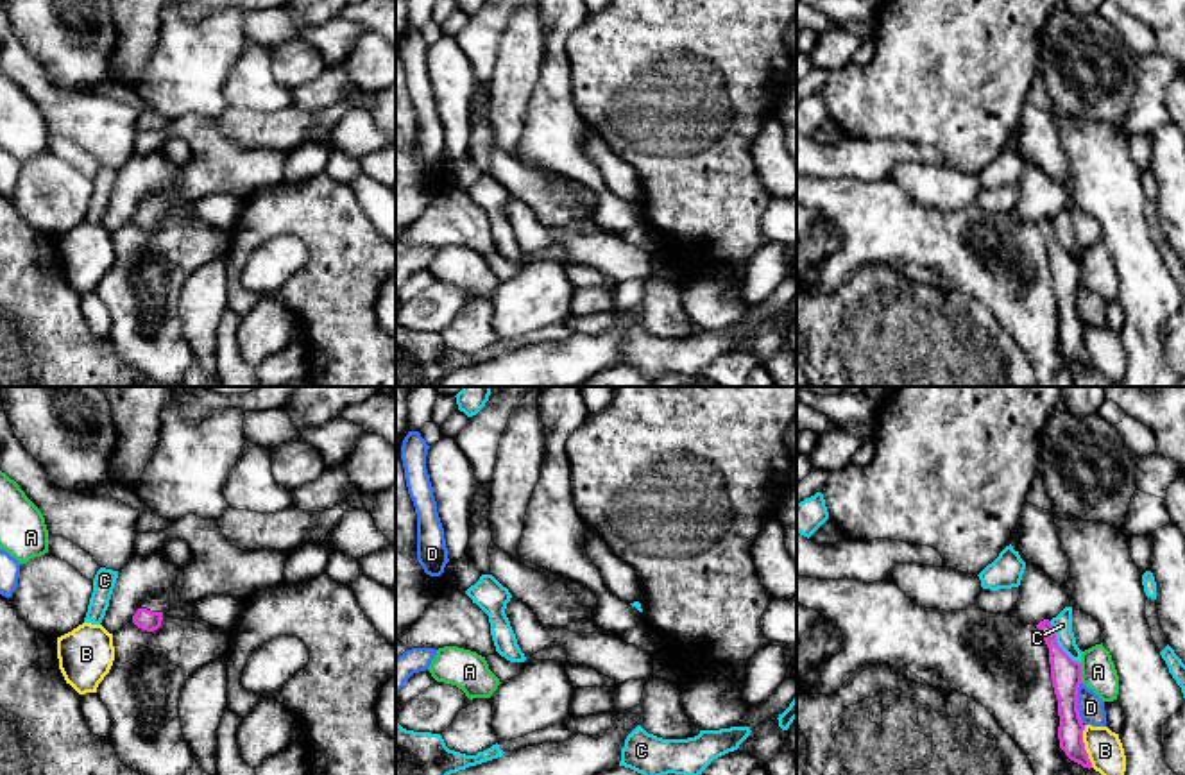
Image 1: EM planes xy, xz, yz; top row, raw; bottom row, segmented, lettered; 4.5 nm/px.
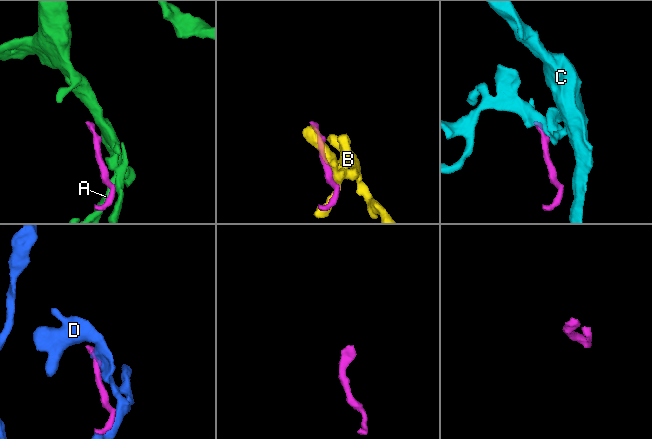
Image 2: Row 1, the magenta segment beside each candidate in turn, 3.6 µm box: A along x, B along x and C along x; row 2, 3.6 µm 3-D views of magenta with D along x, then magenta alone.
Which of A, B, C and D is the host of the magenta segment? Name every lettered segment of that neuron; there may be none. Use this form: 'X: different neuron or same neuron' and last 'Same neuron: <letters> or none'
A: different neuron
B: different neuron
C: different neuron
D: different neuron
Same neuron: none

